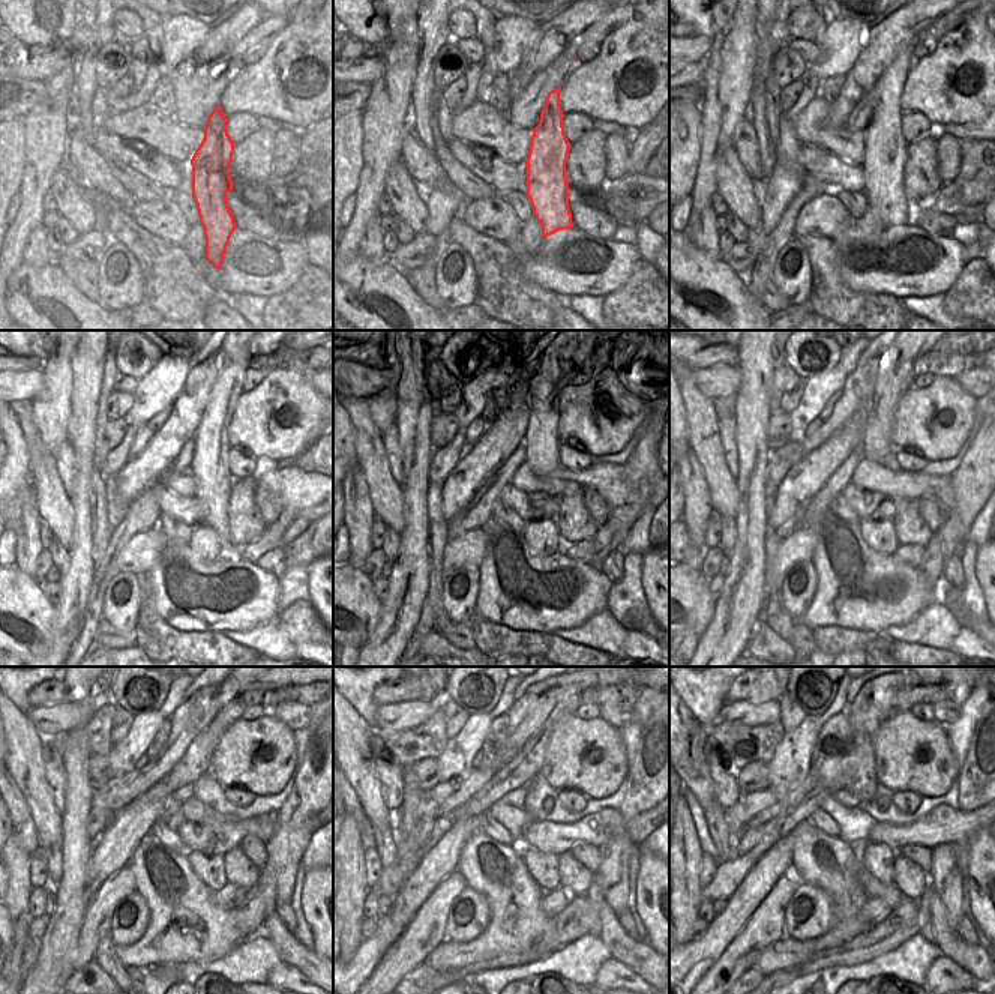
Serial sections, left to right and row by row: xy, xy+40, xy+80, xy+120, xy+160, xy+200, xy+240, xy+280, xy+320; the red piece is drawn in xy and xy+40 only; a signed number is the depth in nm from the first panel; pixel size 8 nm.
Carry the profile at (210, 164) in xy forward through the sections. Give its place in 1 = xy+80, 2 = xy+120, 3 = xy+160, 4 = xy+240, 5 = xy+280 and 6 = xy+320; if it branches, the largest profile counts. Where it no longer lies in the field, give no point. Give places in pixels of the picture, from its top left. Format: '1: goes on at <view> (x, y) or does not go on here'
1: goes on at xy+80 (884, 158)
2: goes on at xy+120 (213, 481)
3: goes on at xy+160 (542, 442)
4: goes on at xy+240 (201, 748)
5: goes on at xy+280 (533, 751)
6: goes on at xy+320 (904, 706)

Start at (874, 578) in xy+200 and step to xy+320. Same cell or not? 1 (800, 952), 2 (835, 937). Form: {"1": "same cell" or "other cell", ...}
{"1": "same cell", "2": "same cell"}

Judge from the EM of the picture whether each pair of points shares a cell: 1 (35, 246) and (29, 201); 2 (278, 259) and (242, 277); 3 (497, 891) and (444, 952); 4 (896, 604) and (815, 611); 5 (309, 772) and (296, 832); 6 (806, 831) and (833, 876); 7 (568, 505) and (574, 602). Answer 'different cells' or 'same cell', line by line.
1: different cells
2: same cell
3: same cell
4: same cell
5: different cells
6: same cell
7: different cells

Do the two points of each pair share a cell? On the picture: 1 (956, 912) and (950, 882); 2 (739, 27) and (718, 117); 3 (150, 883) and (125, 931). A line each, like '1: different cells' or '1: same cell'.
1: same cell
2: same cell
3: different cells

